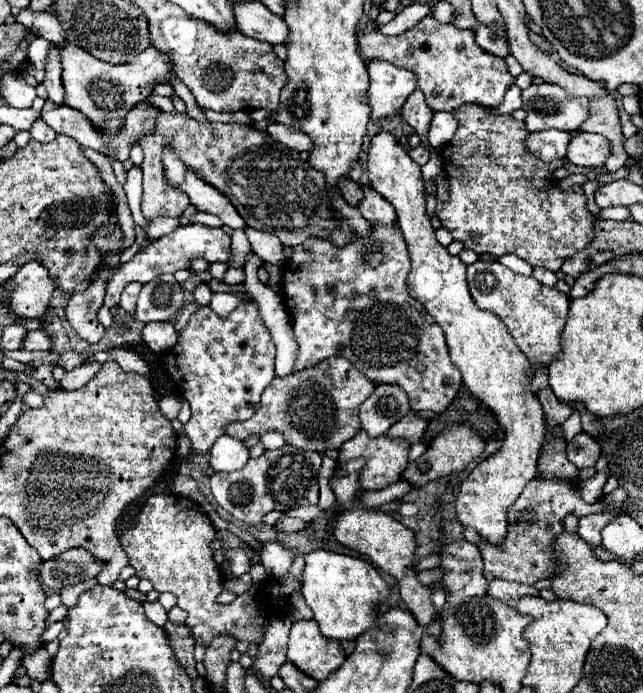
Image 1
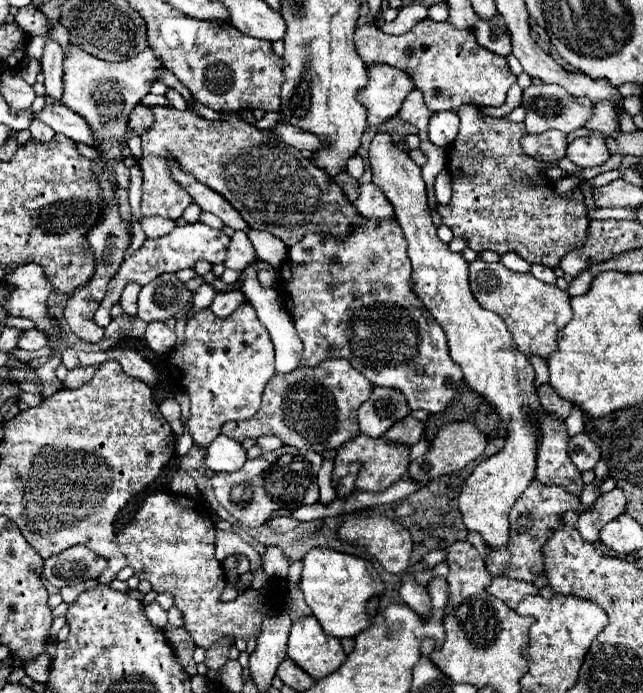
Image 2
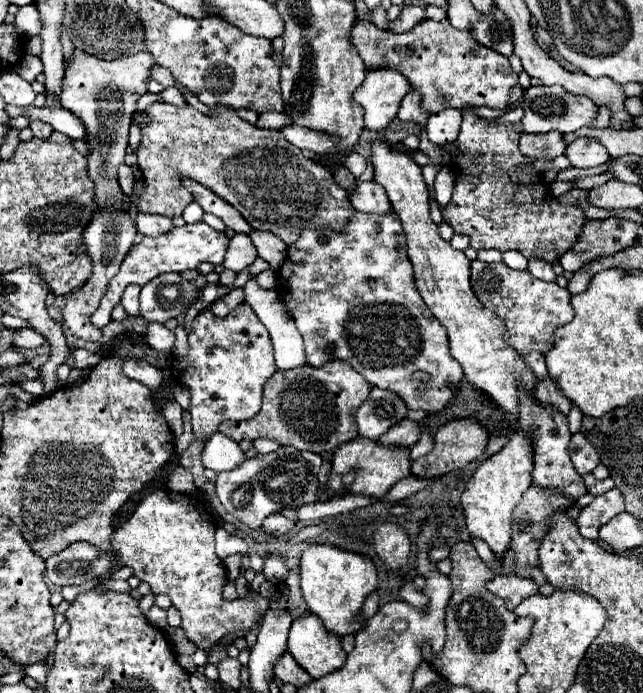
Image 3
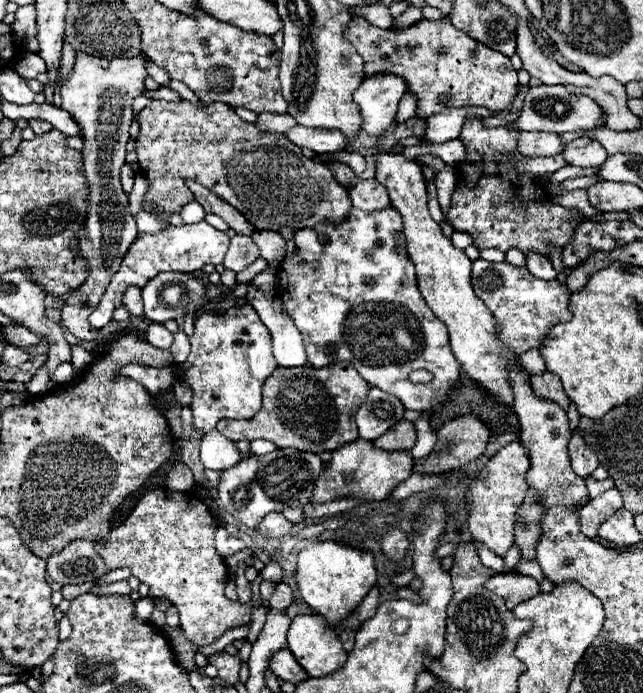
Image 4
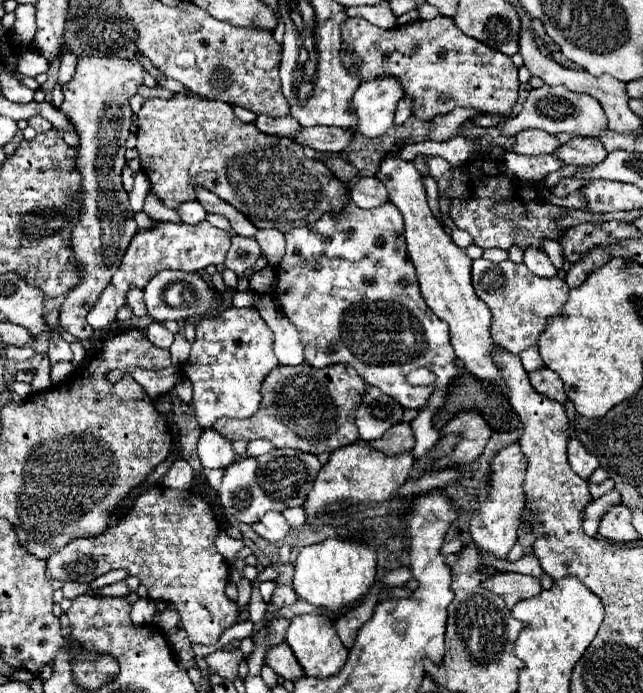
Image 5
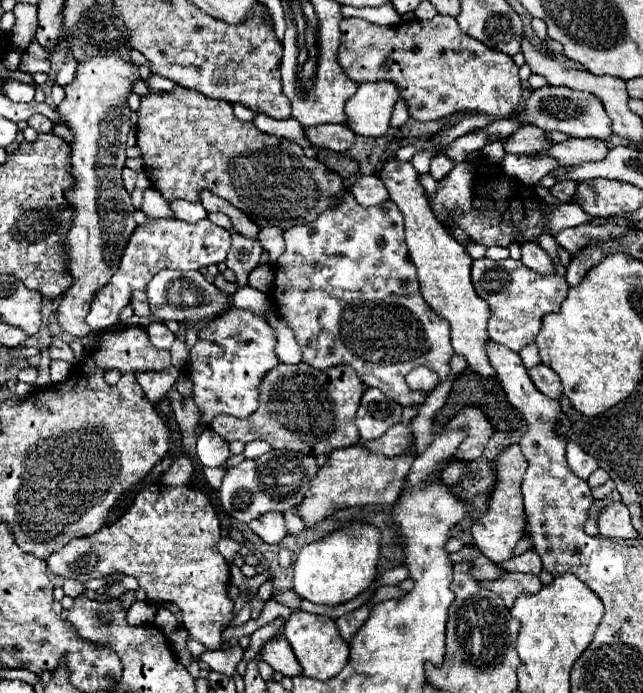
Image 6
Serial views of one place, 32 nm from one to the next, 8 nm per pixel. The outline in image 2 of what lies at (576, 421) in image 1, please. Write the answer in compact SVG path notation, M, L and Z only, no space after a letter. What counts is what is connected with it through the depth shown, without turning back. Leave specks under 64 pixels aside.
M573 406L572 412L570 412L568 420L566 420L566 428L568 428L570 436L584 430L584 412L578 406Z

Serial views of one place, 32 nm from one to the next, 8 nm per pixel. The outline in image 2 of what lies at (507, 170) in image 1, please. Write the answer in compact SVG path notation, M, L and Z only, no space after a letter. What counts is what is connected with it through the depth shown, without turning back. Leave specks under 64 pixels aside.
M462 106L458 110L460 130L452 148L448 150L448 170L452 174L452 200L442 206L438 204L438 212L442 216L442 224L450 226L454 236L462 236L468 240L468 246L476 252L494 250L498 254L516 252L528 262L540 262L550 268L556 268L564 254L572 248L580 246L586 238L588 216L584 206L584 196L576 188L574 196L558 196L552 188L552 182L546 178L546 168L532 156L526 156L520 148L520 138L526 134L522 122L508 122L504 118L488 118L482 116L476 106Z

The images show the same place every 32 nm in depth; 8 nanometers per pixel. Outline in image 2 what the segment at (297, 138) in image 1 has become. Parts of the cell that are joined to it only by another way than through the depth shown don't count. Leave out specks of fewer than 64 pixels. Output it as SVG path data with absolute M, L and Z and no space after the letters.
M278 124L276 128L272 128L286 144L298 148L298 150L310 150L310 152L318 152L320 148L324 148L324 142L318 136L312 136L310 132L304 132L302 128L296 128L292 124Z

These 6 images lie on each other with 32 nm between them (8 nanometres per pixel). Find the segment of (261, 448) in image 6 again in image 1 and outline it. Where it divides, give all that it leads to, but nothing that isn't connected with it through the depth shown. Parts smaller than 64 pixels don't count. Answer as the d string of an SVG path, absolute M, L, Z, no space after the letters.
M266 432L266 434L260 436L260 442L264 444L266 450L274 450L274 448L280 448L280 446L286 444L280 432Z

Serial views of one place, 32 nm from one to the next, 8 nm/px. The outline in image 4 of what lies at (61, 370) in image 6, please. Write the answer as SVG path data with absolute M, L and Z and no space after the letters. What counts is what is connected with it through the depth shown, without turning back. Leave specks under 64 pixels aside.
M62 362L62 364L56 366L56 370L52 374L52 380L56 384L64 384L64 382L70 382L72 376L74 376L74 366L70 362Z

